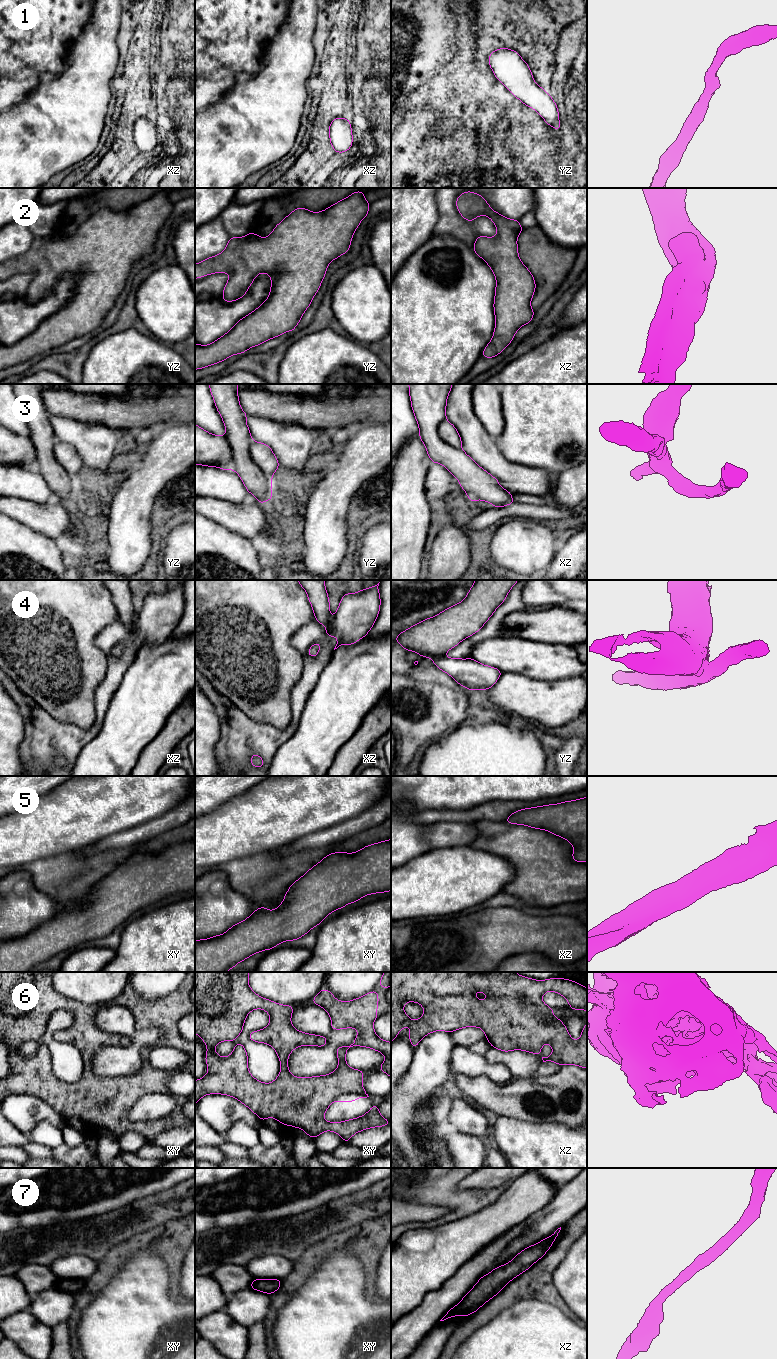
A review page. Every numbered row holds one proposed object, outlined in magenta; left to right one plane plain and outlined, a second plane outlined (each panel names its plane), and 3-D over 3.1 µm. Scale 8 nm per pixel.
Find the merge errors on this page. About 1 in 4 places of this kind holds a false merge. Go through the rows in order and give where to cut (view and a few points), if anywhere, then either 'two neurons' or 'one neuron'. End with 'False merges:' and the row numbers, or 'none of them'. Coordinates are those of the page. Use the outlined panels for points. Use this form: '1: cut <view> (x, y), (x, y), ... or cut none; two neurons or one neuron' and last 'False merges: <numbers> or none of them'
1: cut none; one neuron
2: cut none; one neuron
3: cut yz (252, 440), (249, 446), (249, 456), (270, 479); two neurons
4: cut yz (444, 655), (431, 658); two neurons
5: cut none; one neuron
6: cut xy (365, 1093), (344, 1093), (334, 1100); two neurons
7: cut none; one neuron
False merges: 3, 4, 6

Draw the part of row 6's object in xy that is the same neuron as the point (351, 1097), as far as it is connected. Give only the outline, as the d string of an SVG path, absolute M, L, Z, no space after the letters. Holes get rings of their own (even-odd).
M350 1093L350 1094L340 1095L335 1099L335 1101L336 1102L354 1102L357 1098L367 1098L367 1097L369 1097L368 1094Z

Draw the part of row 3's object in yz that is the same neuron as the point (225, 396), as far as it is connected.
M208 384L215 407L219 412L234 458L233 470L239 475L248 493L254 495L259 504L272 500L272 482L253 462L249 454L252 443L250 429L247 426L247 414L242 410L237 384Z

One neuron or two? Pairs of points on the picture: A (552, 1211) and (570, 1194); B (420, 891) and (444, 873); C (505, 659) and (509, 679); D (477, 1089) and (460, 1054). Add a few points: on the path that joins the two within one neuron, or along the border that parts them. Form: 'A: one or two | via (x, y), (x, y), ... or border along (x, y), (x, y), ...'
A: one | via (556, 1208), (566, 1198)
B: one | via (426, 885), (433, 884), (438, 879)
C: two | border along (503, 671), (518, 672), (531, 678)
D: two | border along (454, 1075), (486, 1075), (494, 1082)

